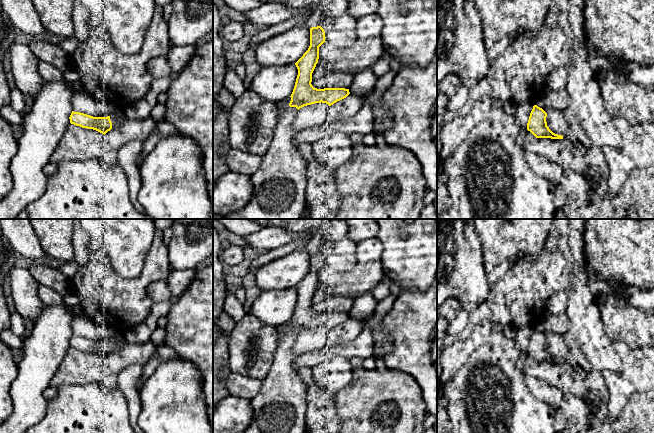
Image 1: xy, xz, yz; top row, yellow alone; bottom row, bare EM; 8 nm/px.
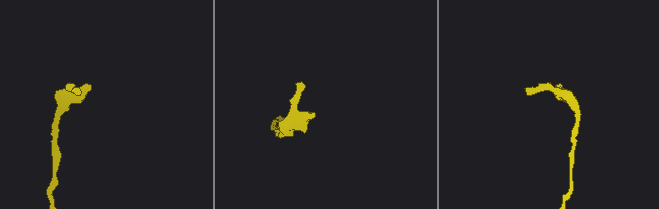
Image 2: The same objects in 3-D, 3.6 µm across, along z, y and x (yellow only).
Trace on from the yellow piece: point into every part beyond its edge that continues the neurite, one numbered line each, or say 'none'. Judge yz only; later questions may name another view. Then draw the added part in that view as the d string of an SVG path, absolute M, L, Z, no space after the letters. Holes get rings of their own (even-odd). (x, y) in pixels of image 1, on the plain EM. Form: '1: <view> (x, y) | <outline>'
none

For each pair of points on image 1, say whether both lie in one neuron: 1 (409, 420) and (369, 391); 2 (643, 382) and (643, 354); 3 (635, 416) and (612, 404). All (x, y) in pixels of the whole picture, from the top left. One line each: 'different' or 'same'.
1: same
2: same
3: different

